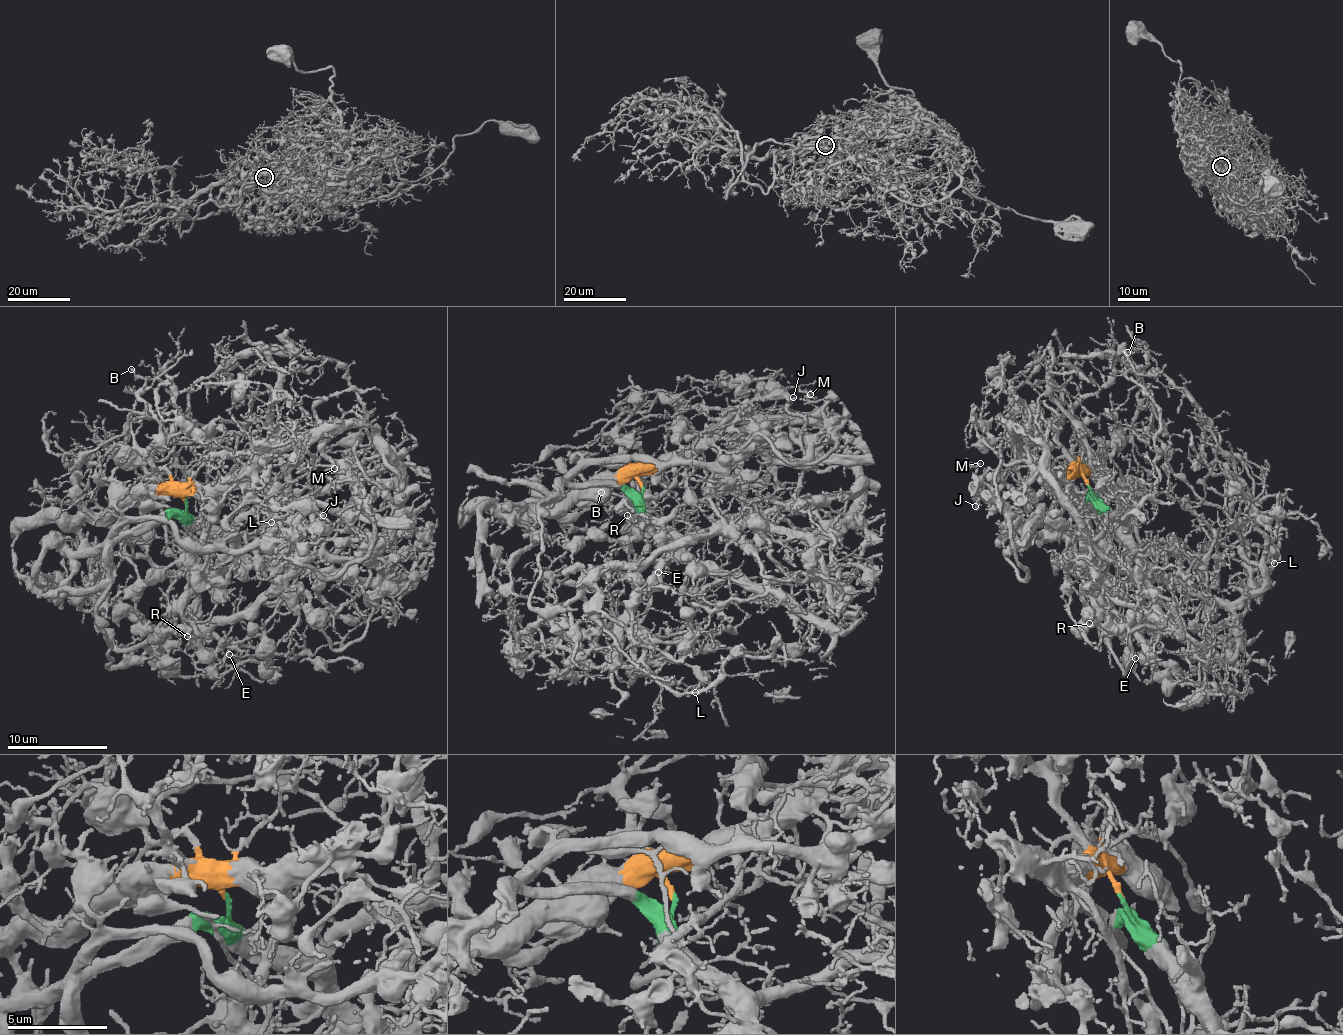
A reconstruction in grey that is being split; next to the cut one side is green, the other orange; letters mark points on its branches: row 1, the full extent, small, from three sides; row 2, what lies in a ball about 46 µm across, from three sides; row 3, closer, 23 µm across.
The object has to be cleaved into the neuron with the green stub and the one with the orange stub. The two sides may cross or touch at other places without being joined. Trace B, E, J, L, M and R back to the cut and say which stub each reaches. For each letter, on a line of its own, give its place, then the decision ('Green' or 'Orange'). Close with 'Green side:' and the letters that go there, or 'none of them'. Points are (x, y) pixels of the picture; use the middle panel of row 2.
B: Place: (601, 492). Orange
E: Place: (658, 572). Green
J: Place: (793, 397). Orange
L: Place: (695, 692). Green
M: Place: (810, 394). Orange
R: Place: (627, 515). Orange
Green side: E, L

